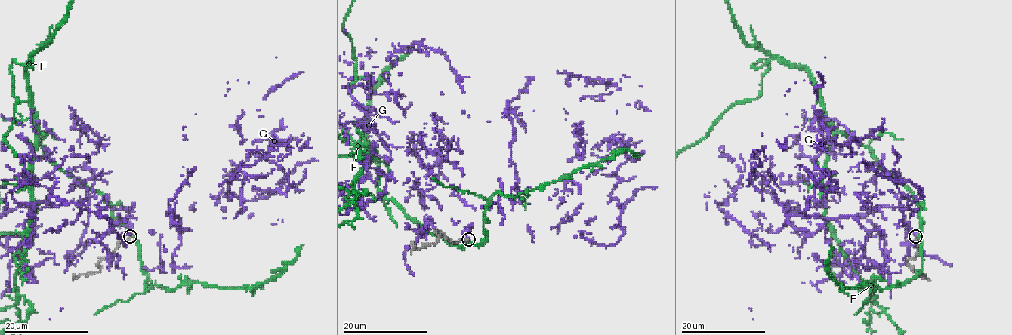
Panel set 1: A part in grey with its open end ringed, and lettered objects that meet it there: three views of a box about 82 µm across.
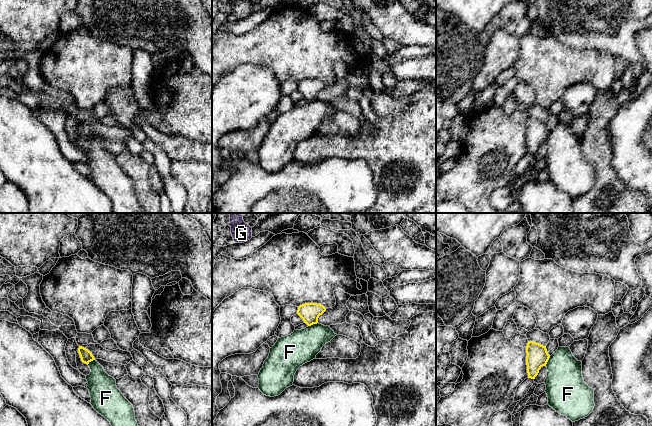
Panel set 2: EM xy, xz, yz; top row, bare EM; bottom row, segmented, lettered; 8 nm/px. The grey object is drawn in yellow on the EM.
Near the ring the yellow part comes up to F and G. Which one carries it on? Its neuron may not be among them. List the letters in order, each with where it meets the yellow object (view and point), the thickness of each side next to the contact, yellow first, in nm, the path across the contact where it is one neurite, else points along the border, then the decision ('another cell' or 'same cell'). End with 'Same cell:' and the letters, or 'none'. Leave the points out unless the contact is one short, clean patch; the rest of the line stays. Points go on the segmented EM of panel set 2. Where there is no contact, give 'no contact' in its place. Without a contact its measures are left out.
F: meets yellow in xz at (312, 324); 160 nm thick on the yellow side, 260 nm on the other; border along xz (317, 322), (308, 326); another cell
G: no contact; same cell
Same cell: G

